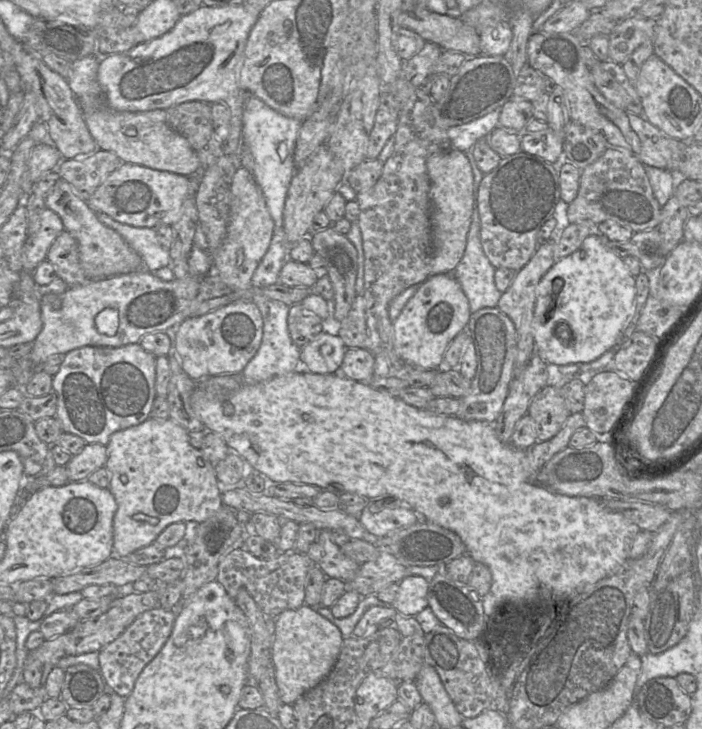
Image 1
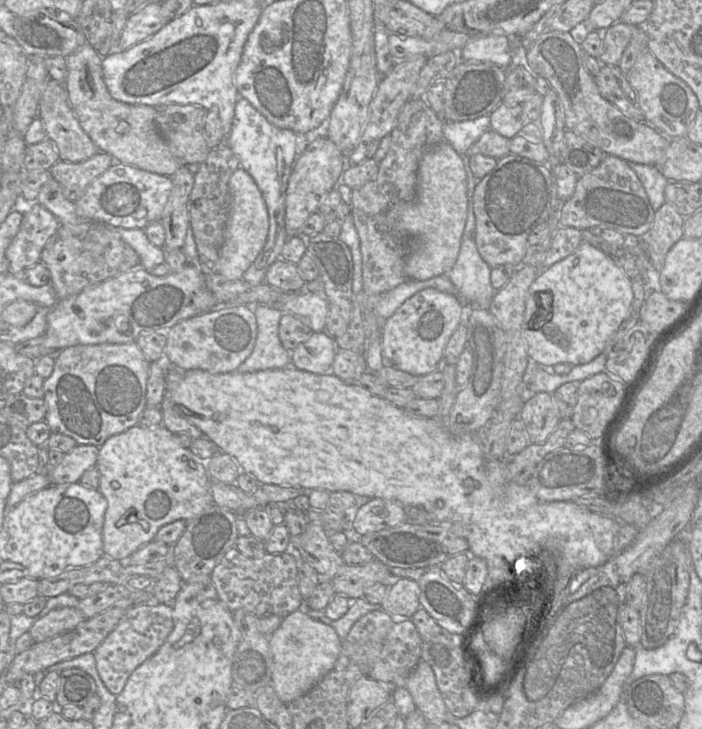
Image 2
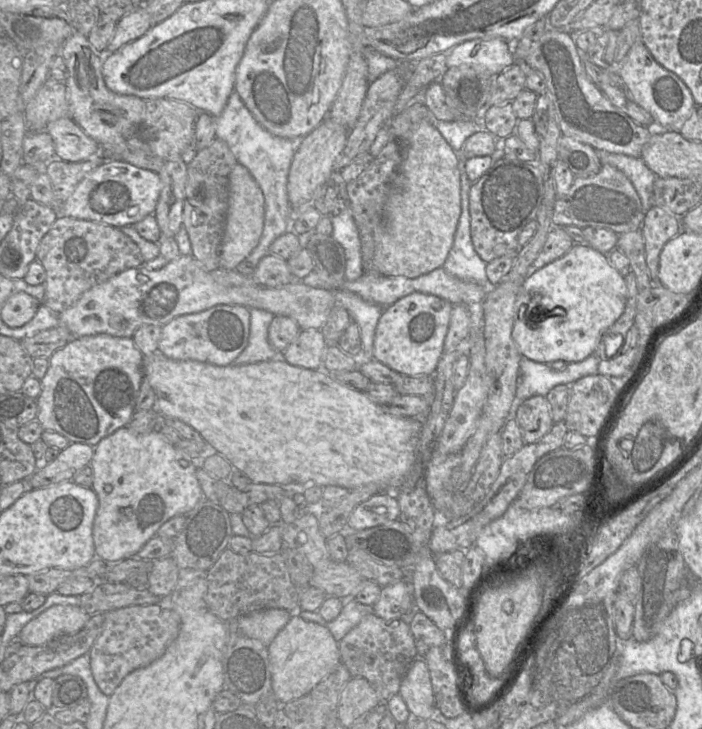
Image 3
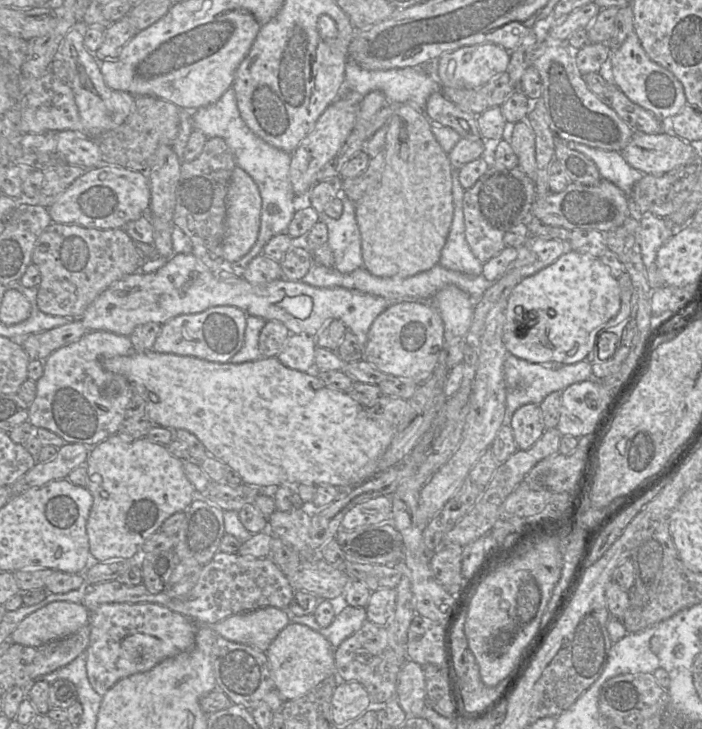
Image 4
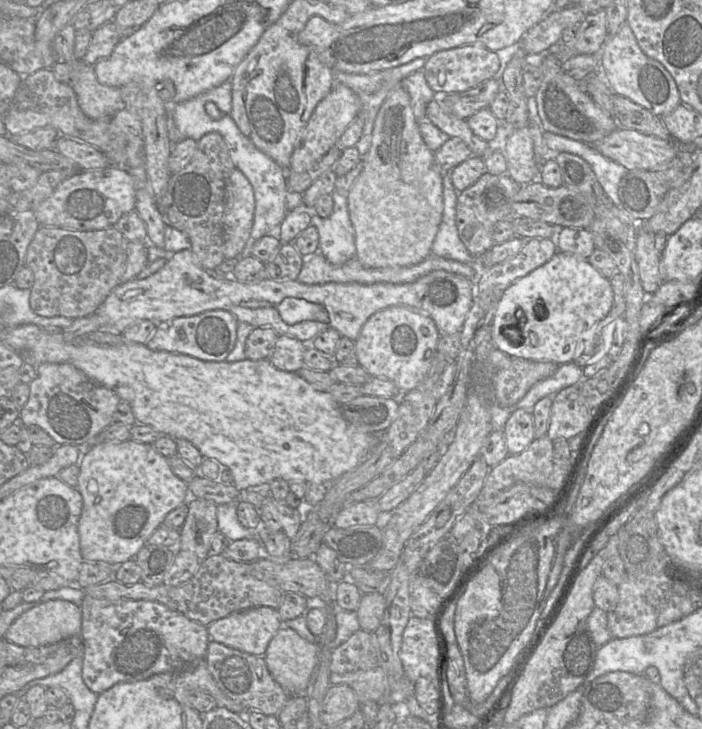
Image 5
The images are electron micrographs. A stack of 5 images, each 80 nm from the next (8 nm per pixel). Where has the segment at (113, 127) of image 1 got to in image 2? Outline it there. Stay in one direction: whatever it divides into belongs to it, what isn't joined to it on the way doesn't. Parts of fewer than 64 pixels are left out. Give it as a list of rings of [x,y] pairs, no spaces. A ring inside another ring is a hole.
[[[89,43],[66,57],[68,76],[65,88],[80,126],[98,150],[110,154],[115,162],[160,175],[173,175],[183,164],[173,156],[157,128],[157,108],[115,100],[103,79],[102,60],[103,57]]]

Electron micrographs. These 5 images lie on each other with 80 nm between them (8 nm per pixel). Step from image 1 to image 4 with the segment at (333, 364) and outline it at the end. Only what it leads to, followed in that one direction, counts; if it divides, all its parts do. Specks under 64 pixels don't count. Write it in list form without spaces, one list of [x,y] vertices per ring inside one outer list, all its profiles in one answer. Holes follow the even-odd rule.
[[[306,334],[289,335],[283,349],[276,358],[286,367],[317,375],[314,365],[315,338]]]

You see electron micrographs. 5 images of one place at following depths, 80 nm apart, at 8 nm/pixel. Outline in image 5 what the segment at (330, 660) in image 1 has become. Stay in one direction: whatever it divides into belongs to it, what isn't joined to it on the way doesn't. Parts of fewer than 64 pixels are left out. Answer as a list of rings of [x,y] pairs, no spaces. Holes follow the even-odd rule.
[[[280,628],[268,644],[263,656],[274,680],[289,696],[303,694],[319,660],[320,645],[311,643],[291,628]]]

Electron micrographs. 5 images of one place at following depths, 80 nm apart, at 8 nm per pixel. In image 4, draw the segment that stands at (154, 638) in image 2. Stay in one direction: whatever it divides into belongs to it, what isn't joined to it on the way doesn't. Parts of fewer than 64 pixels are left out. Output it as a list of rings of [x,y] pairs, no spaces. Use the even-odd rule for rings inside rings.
[[[104,603],[90,611],[90,640],[86,649],[86,670],[93,689],[101,696],[119,680],[151,670],[161,661],[190,651],[195,645],[198,625],[189,618],[154,603]]]

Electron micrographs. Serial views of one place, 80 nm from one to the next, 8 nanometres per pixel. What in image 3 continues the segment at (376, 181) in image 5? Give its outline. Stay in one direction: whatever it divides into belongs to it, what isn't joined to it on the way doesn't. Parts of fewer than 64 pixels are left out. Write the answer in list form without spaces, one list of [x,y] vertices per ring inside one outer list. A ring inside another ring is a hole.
[[[429,119],[422,121],[403,141],[401,184],[385,204],[385,225],[373,255],[376,272],[416,278],[443,266],[461,214],[459,161],[459,154]]]

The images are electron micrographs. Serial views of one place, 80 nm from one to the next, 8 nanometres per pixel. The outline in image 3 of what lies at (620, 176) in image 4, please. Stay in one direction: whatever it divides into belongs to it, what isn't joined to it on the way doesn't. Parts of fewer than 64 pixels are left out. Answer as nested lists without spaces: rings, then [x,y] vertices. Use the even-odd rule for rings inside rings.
[[[598,150],[597,154],[602,165],[611,165],[626,175],[636,189],[645,209],[653,206],[653,185],[657,175],[649,169],[641,158],[603,150]]]

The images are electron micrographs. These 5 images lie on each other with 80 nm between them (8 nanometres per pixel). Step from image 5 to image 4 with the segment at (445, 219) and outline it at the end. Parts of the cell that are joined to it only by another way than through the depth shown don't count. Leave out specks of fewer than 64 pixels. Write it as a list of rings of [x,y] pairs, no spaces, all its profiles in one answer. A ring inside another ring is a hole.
[[[452,167],[452,196],[454,213],[451,226],[440,252],[439,264],[446,269],[470,275],[482,274],[482,263],[471,252],[465,239],[463,196],[465,189],[458,179],[459,169]]]

